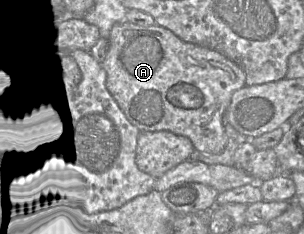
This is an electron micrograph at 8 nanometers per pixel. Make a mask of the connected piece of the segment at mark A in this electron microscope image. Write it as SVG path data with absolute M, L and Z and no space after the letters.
M127 20L118 22L112 27L107 39L109 41L109 50L102 64L106 72L106 86L130 123L141 132L170 131L176 135L187 137L193 143L195 150L202 153L219 154L225 149L227 135L223 125L223 116L230 104L233 93L246 86L246 74L239 65L217 51L183 41L170 30L157 24L155 26L140 26Z

